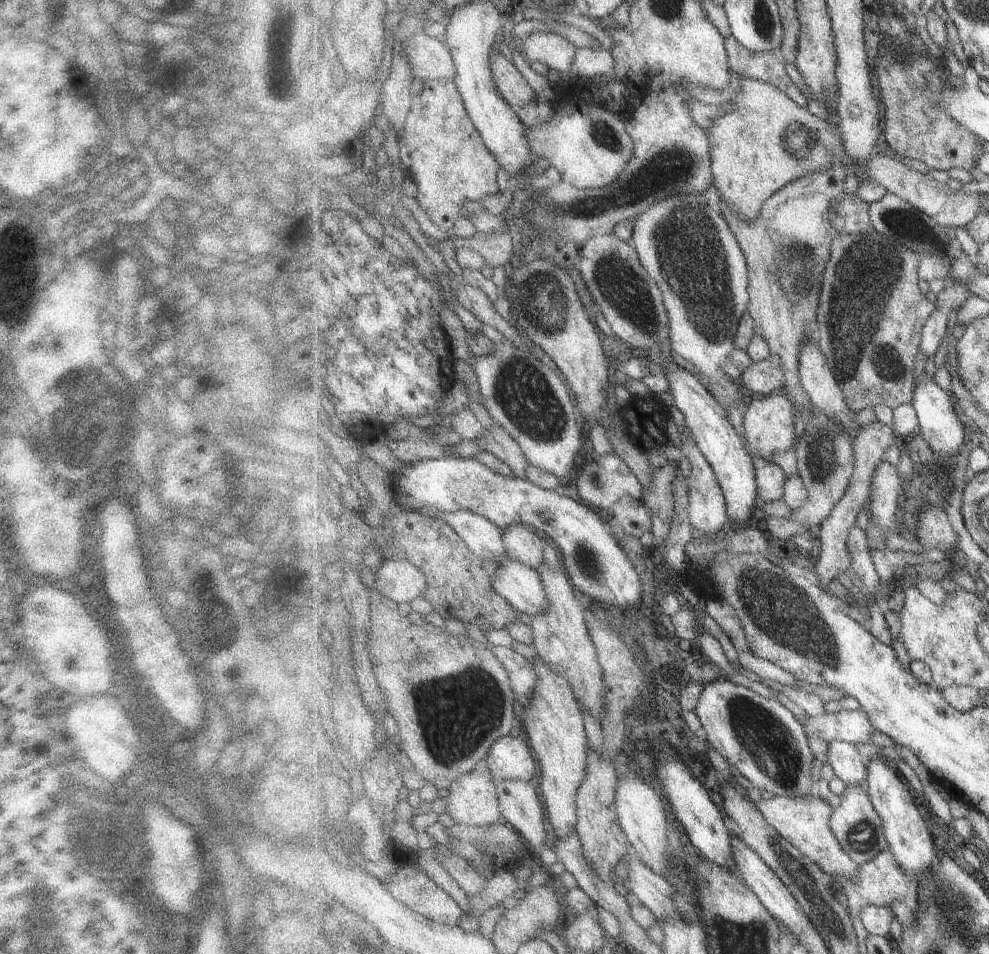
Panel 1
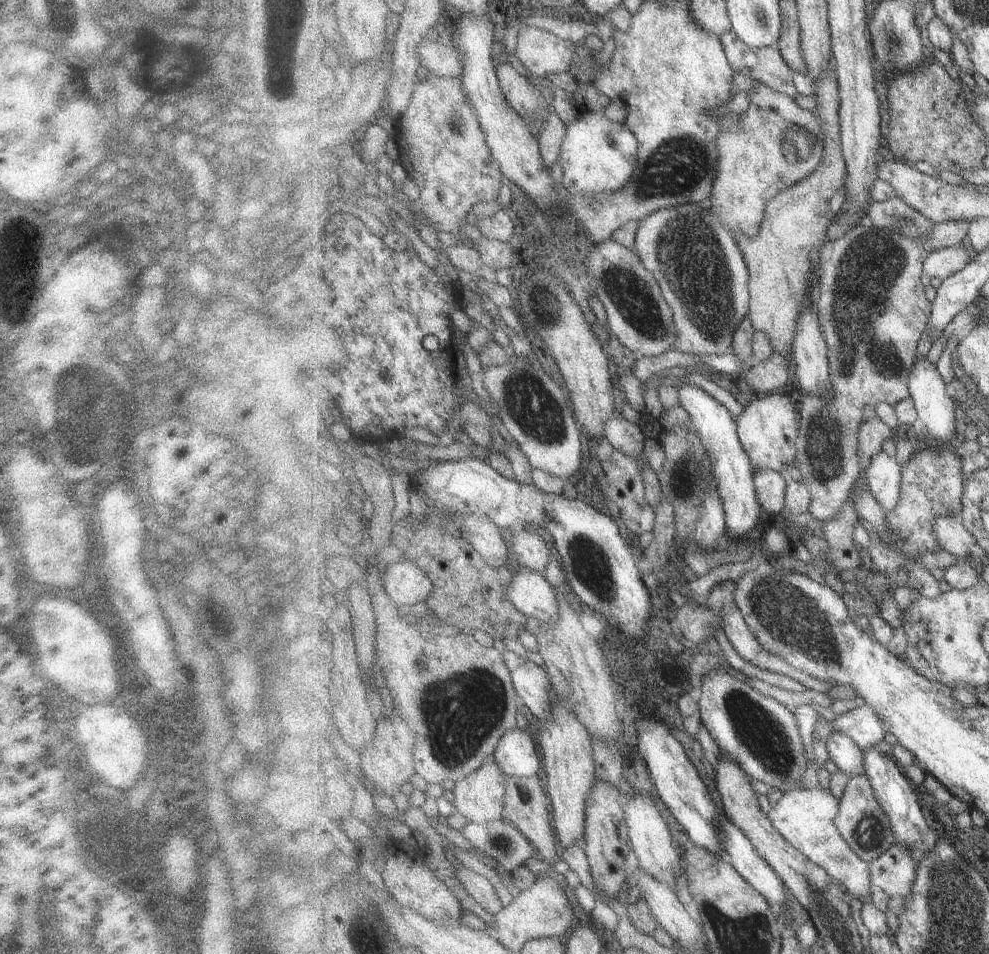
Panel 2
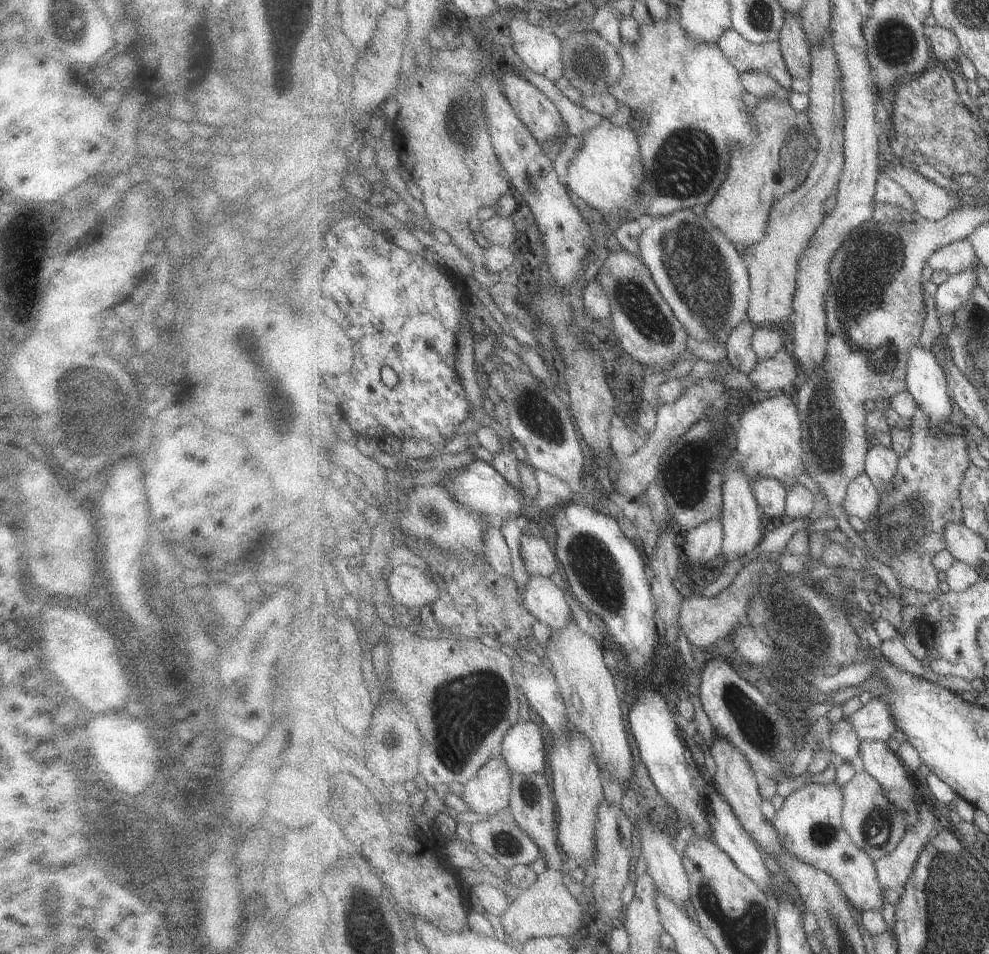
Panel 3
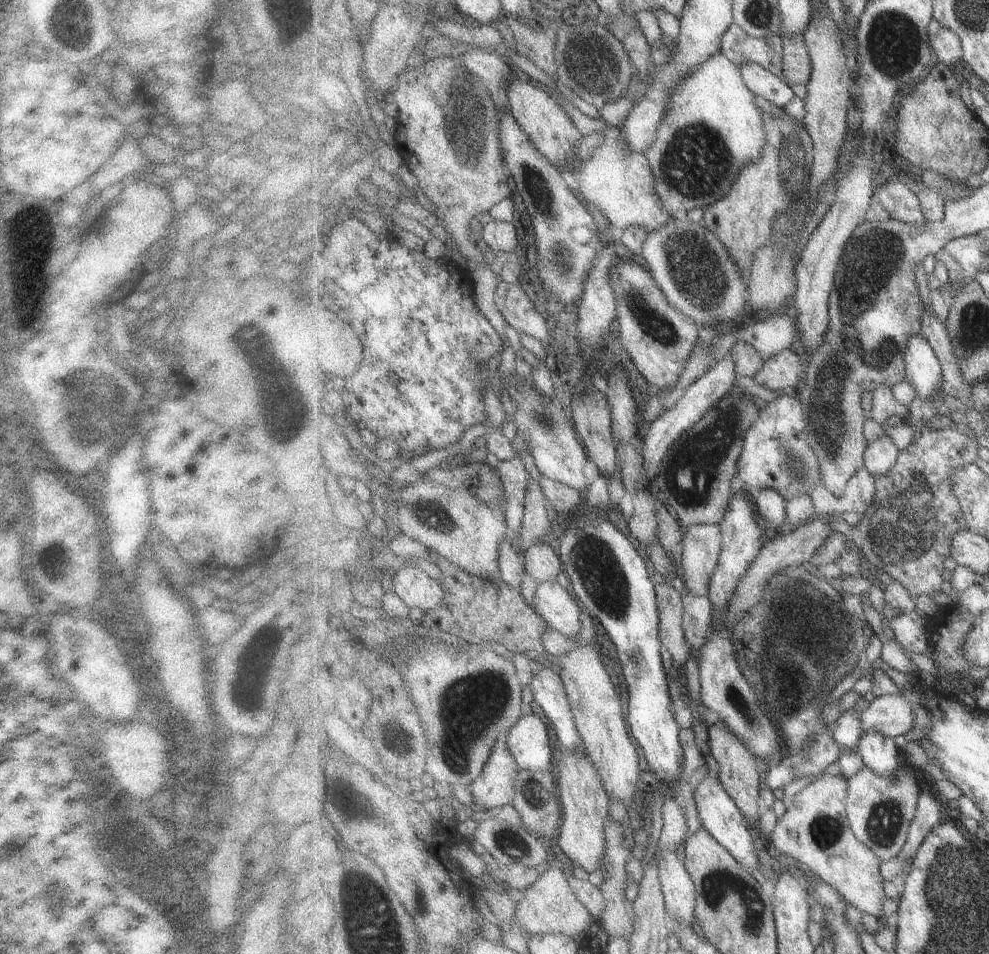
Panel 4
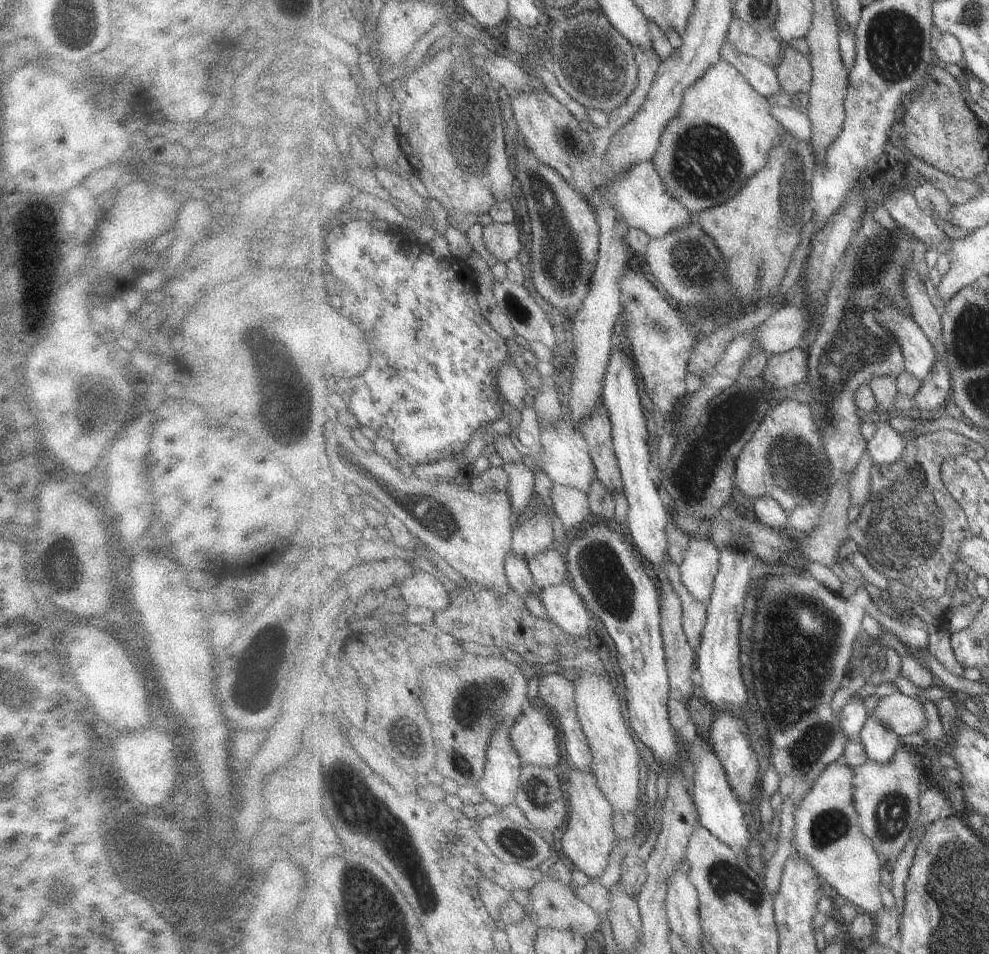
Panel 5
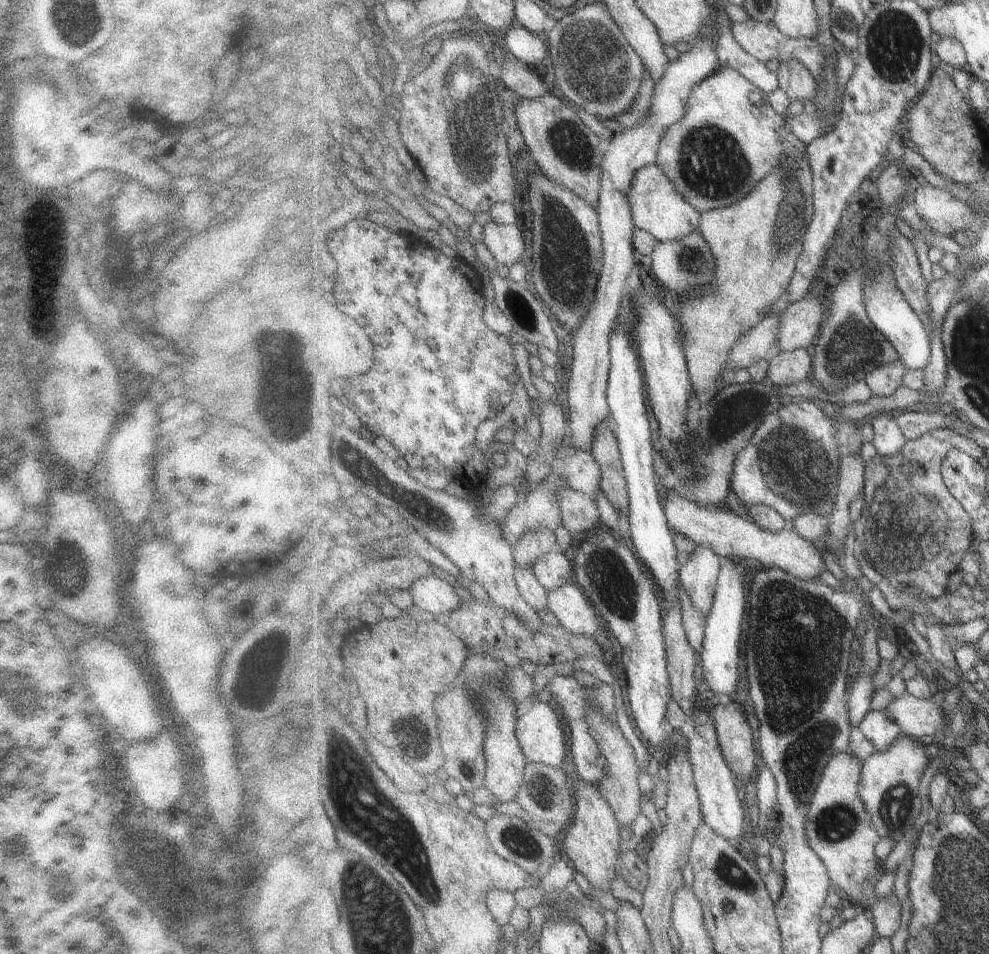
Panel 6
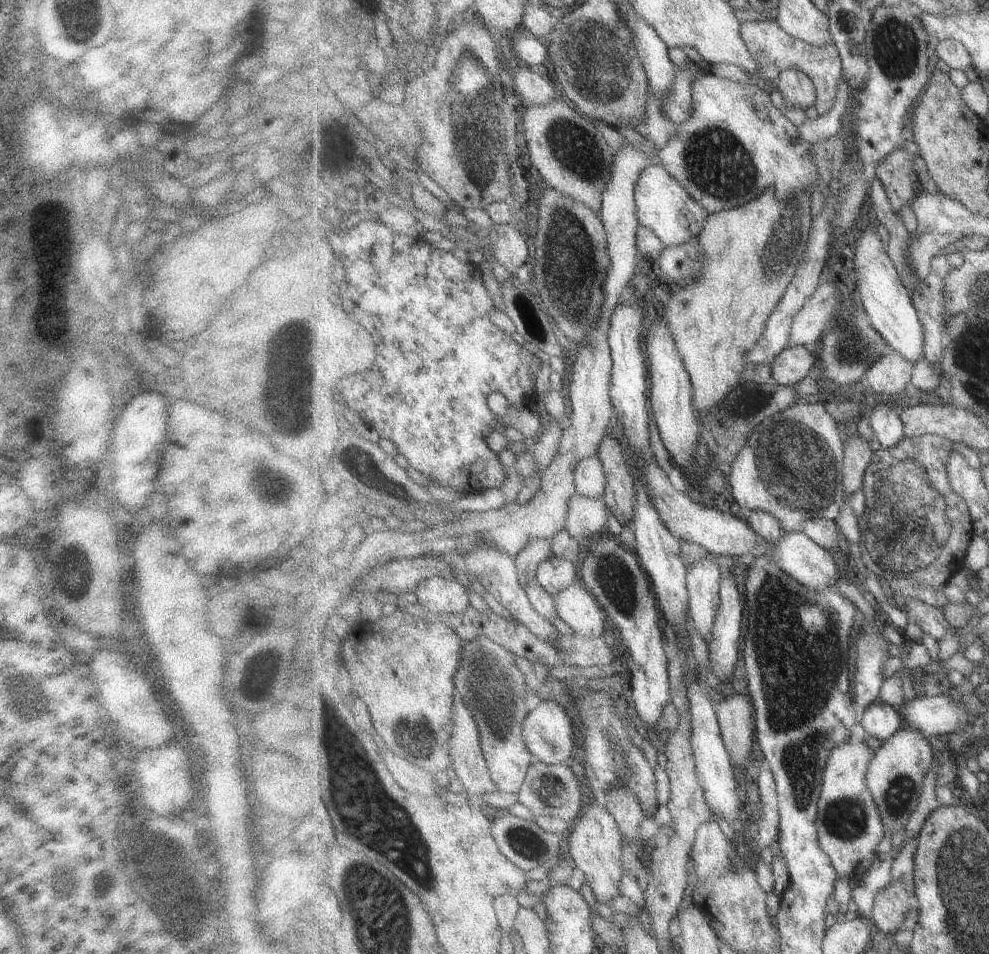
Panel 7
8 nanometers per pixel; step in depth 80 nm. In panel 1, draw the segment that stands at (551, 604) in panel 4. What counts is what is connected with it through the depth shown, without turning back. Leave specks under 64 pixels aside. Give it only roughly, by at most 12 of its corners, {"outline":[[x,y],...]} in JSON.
{"outline":[[509,555],[494,587],[515,610],[548,609],[540,572]]}

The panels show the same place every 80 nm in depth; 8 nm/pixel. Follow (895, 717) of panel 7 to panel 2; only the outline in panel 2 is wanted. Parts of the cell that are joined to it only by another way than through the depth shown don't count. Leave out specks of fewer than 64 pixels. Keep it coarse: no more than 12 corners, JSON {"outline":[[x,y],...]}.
{"outline":[[865,748],[864,768],[896,844],[931,849],[915,786],[895,759]]}

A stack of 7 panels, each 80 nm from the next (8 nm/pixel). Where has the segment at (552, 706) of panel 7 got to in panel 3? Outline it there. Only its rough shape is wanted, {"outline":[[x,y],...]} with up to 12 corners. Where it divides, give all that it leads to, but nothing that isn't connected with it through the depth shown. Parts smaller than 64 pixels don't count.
{"outline":[[521,720],[499,752],[513,773],[547,773],[541,726]]}

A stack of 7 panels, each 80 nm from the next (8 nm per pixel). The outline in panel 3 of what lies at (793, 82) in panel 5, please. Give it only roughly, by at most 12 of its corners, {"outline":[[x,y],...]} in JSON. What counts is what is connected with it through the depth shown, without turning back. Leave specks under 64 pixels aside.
{"outline":[[785,10],[779,43],[789,72],[808,80],[812,55],[799,14]]}

